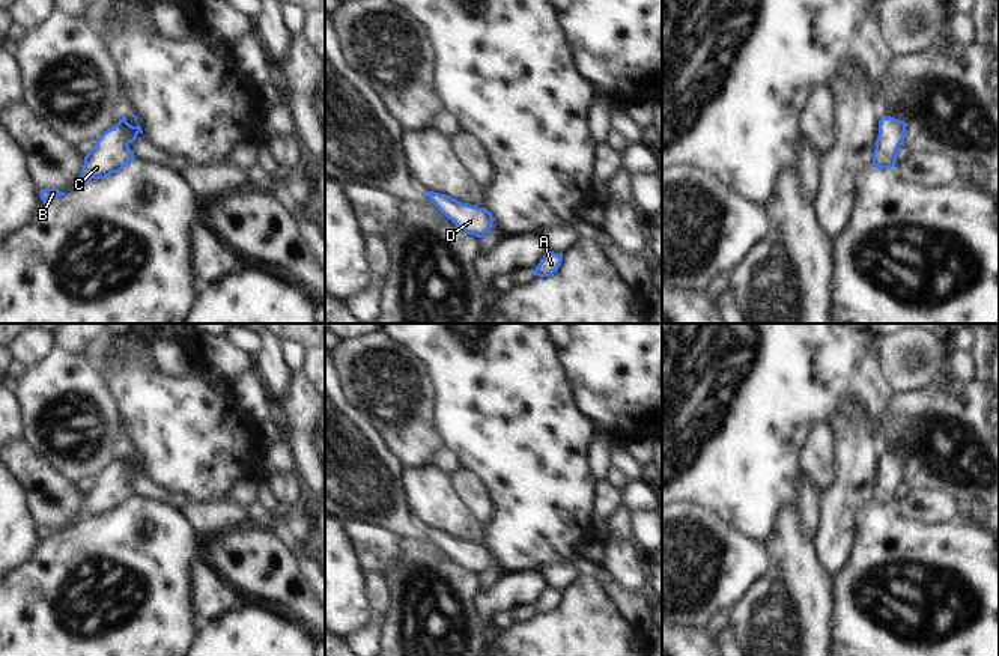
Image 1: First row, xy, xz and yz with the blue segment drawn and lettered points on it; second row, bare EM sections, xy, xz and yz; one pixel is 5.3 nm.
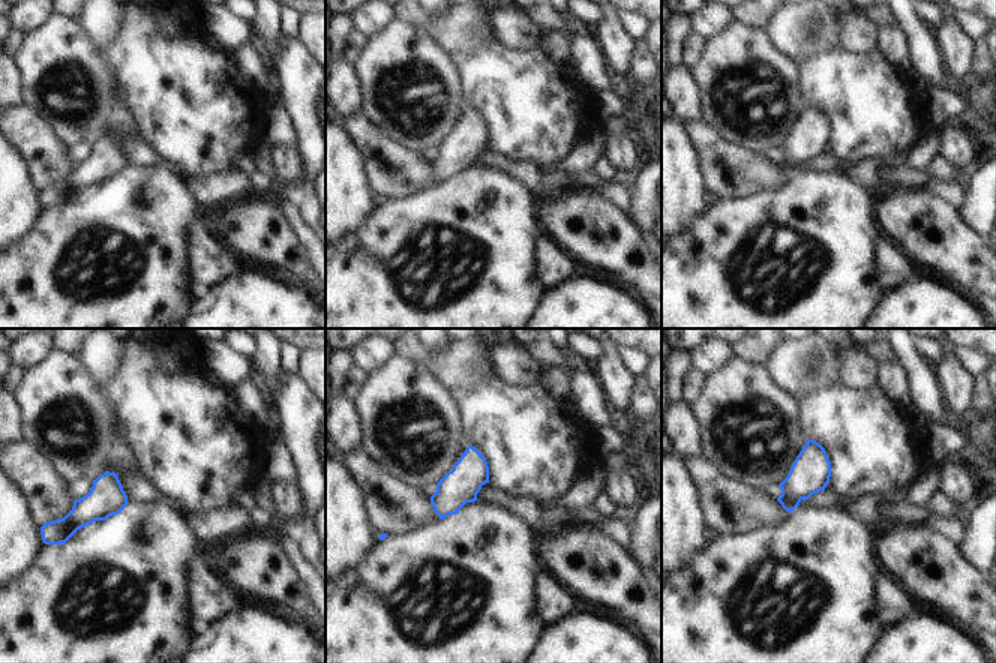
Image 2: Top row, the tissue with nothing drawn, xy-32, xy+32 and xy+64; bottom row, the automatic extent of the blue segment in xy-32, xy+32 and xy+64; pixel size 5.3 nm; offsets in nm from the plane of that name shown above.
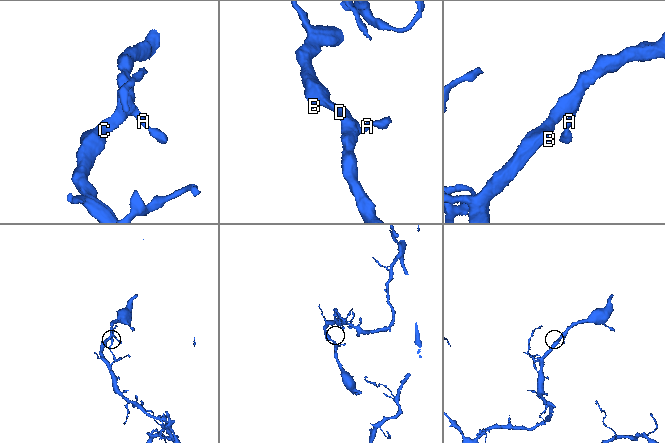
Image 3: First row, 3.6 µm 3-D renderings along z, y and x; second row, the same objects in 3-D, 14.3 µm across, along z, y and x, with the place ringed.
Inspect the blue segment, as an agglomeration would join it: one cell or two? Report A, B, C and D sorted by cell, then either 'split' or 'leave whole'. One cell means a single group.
groups A B C D; leave whole

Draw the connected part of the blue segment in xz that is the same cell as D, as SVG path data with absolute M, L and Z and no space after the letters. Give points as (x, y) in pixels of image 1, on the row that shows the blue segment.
M426 193L439 212L450 218L460 230L477 238L484 236L490 230L492 223L496 221L484 208L462 203L447 194Z

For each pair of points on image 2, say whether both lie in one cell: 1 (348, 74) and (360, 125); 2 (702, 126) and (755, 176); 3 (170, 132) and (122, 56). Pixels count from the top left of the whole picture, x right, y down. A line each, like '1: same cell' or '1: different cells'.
1: different cells
2: same cell
3: same cell

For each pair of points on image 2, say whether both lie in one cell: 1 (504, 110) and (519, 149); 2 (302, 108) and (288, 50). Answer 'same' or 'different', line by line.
1: same
2: same

